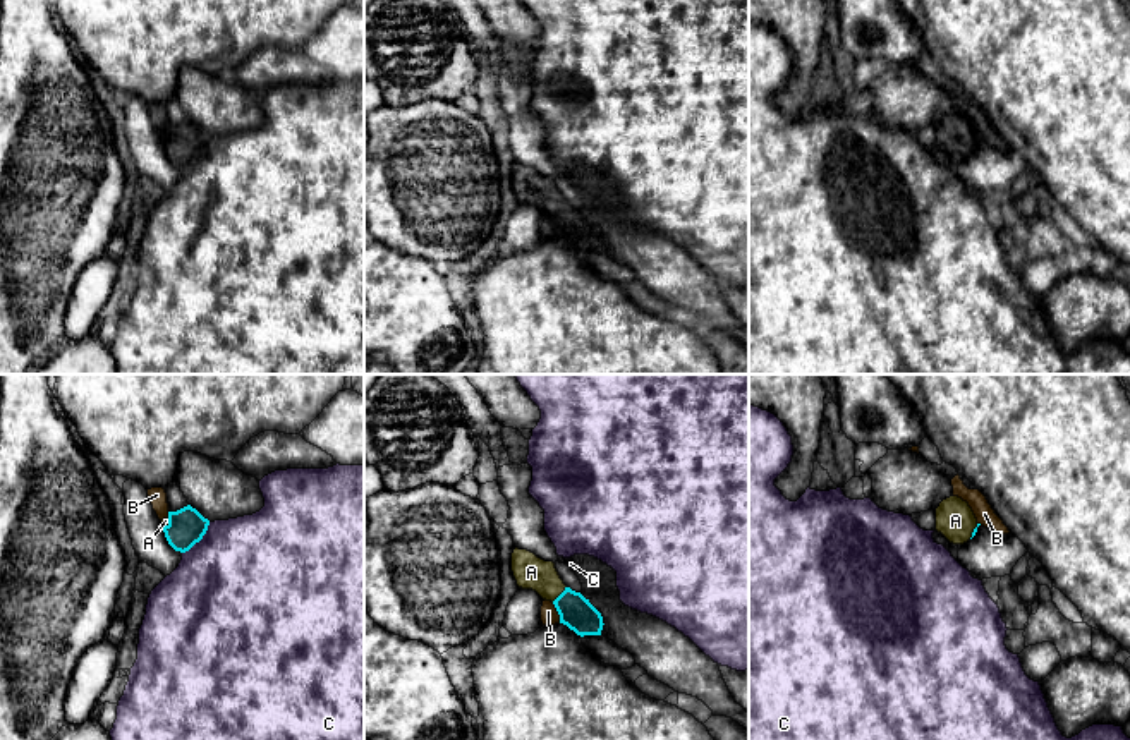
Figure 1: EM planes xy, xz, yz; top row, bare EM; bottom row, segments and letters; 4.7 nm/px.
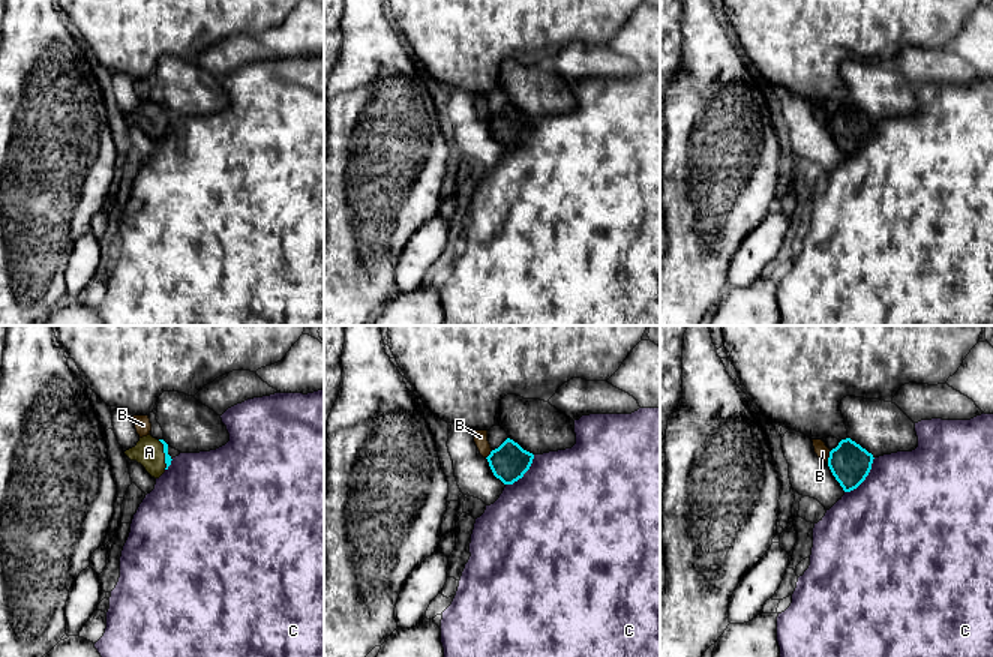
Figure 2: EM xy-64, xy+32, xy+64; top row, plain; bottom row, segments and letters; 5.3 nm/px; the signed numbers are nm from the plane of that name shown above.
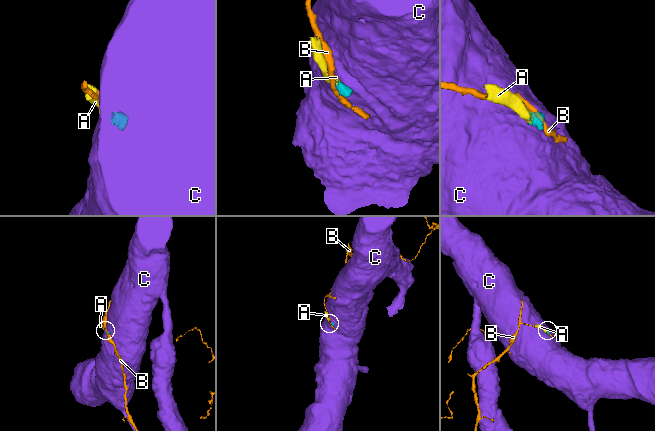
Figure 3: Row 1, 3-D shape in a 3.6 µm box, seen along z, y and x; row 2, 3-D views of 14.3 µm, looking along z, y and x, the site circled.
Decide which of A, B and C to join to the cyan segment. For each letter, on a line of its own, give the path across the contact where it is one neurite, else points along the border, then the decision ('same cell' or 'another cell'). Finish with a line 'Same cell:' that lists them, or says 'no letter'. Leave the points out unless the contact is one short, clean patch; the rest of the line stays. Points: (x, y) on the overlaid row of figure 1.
A: across xz (576, 612), (560, 594), (531, 572) | same cell
B: along xz (552, 603), (560, 622) | another cell
C: along xy (210, 522), (205, 534), (182, 553) | another cell
Same cell: A

